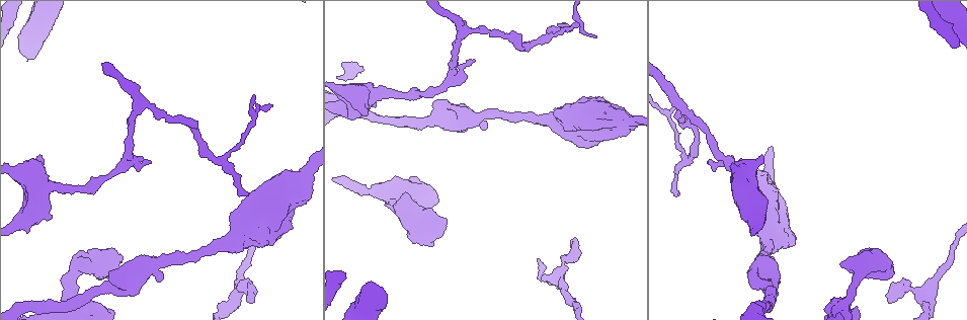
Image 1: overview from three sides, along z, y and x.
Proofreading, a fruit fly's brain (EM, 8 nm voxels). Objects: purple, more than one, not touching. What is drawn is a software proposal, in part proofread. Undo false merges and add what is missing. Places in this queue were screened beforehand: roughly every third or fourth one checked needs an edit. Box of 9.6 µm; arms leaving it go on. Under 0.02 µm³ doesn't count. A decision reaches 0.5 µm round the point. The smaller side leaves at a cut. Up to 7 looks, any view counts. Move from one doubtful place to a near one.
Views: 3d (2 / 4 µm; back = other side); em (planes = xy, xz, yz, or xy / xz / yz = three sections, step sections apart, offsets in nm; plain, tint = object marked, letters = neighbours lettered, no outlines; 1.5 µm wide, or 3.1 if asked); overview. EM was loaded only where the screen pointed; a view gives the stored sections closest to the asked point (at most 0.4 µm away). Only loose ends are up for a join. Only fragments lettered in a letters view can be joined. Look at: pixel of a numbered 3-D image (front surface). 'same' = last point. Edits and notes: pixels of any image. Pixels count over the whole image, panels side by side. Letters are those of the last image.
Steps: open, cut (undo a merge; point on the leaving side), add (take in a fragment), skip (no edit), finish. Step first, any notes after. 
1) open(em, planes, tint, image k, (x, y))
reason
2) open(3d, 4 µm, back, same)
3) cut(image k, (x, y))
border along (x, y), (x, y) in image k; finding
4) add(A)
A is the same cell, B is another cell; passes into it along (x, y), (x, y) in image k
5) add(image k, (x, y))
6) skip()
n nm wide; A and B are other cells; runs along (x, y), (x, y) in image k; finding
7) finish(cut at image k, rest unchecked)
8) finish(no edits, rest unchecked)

open(em, xz, step 8, letters, image 1, (607, 110))
stops while still wide

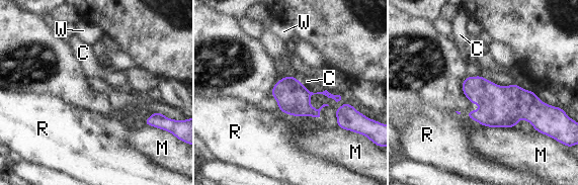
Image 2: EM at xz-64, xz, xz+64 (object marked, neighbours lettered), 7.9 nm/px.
skip()
260 nm wide; C, M, R and W are other cells; border along (296, 78), (306, 87) in image 2; none of them fits

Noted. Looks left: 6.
open(3d, 2 µm, image 1, (246, 195))
tapers out

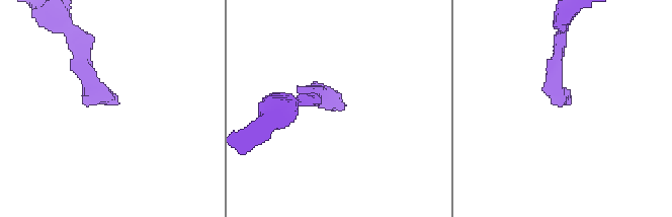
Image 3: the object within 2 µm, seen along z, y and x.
open(em, xy, step 4, letters, image 3, (346, 104))
need the tissue

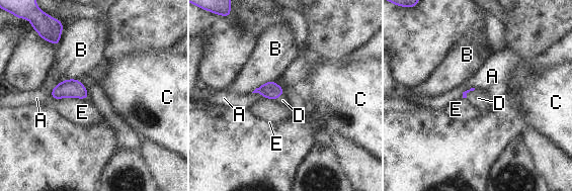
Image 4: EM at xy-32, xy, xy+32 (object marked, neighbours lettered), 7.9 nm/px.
add(D)
D is the same cell, A, B, C and E are other cells; passes into it along (271, 90), (279, 96), (282, 100) in image 4; the neuron continues

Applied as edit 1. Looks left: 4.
finish(add at image 4, rest unchecked)

